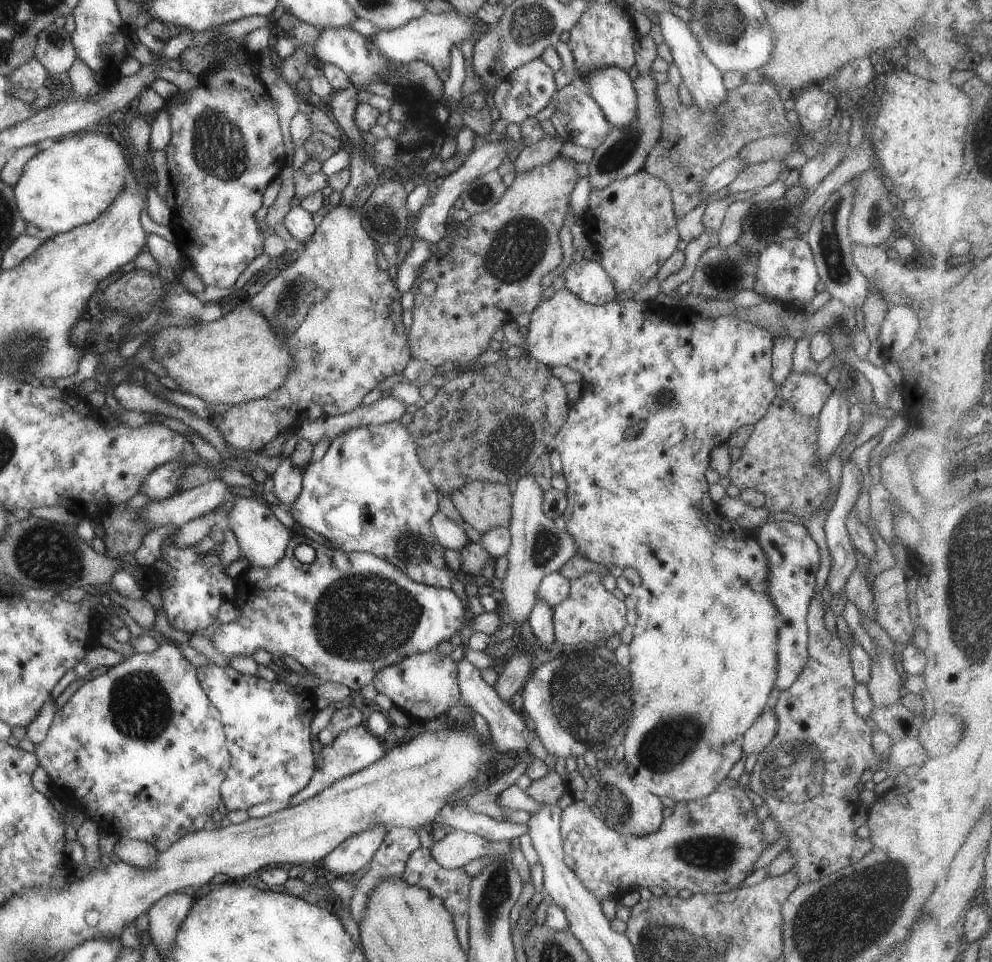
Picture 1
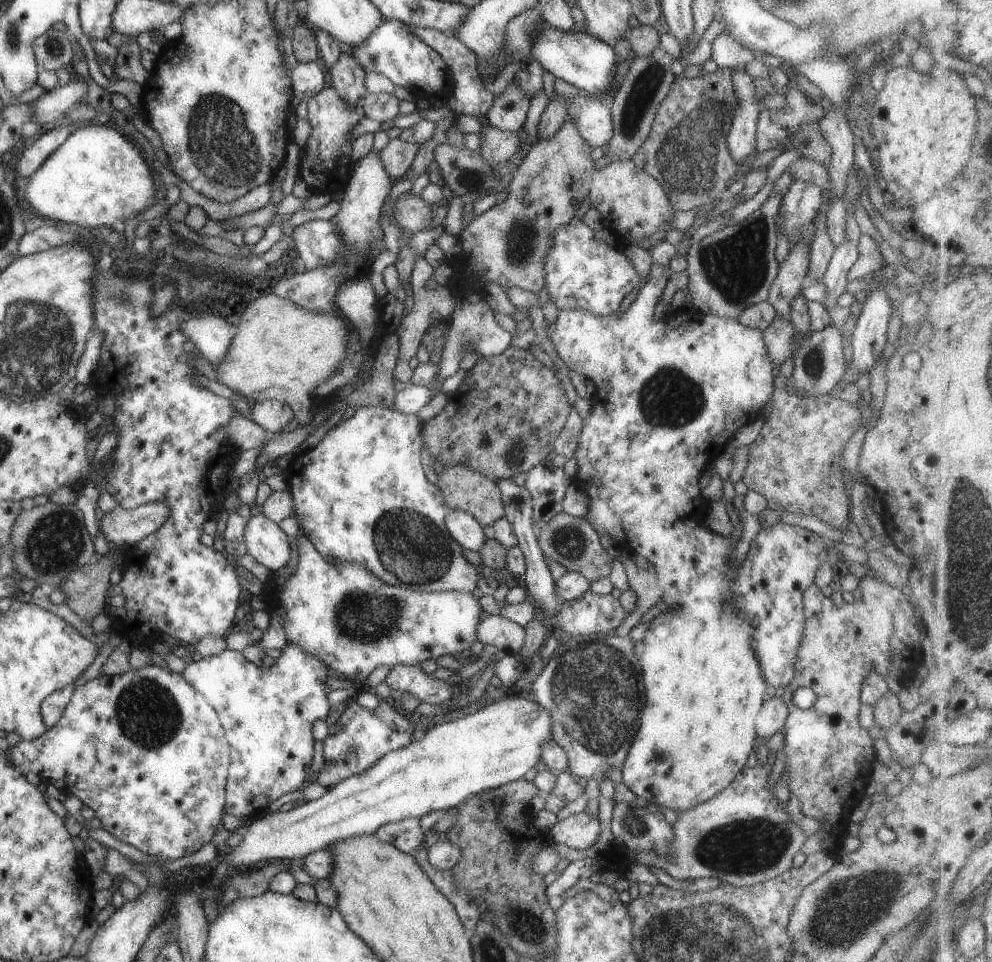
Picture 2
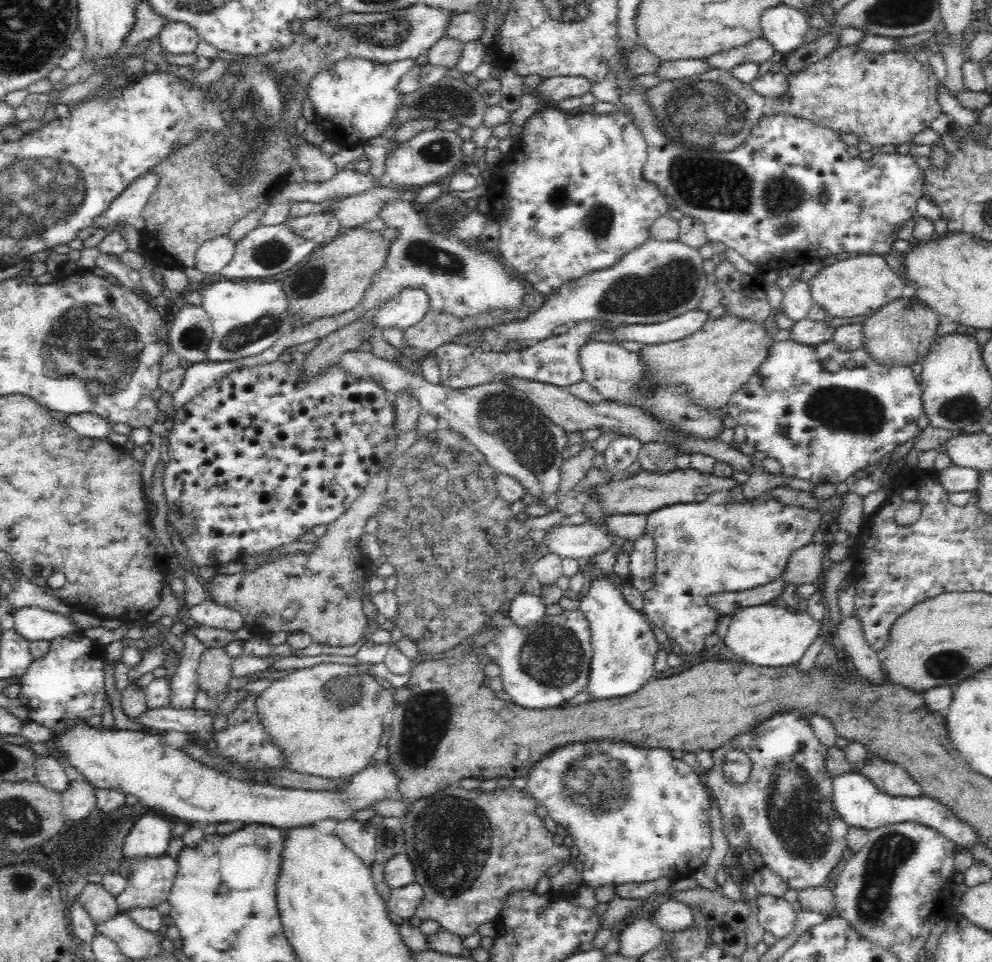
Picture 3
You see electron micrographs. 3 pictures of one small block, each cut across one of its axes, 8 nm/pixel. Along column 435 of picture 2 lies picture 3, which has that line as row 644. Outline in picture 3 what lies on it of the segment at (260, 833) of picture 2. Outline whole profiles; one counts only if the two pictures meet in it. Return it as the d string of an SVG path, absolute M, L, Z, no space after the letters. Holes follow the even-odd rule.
M780 601L752 606L736 612L730 619L723 638L726 648L748 664L766 668L794 665L804 656L807 648L824 631L807 613L800 614Z

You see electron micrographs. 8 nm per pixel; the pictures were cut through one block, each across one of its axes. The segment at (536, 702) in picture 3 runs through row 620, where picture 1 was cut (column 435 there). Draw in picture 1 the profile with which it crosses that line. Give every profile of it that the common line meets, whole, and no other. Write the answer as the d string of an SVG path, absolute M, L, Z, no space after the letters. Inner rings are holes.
M393 421L381 426L359 426L355 430L347 430L333 438L325 454L317 462L307 464L302 474L301 490L288 507L288 512L299 527L323 536L329 542L330 549L367 552L383 558L405 572L409 580L427 586L451 589L451 582L455 578L464 579L461 574L455 574L445 566L444 549L429 532L427 522L438 510L439 494L426 470L419 464L415 442L403 424Z

